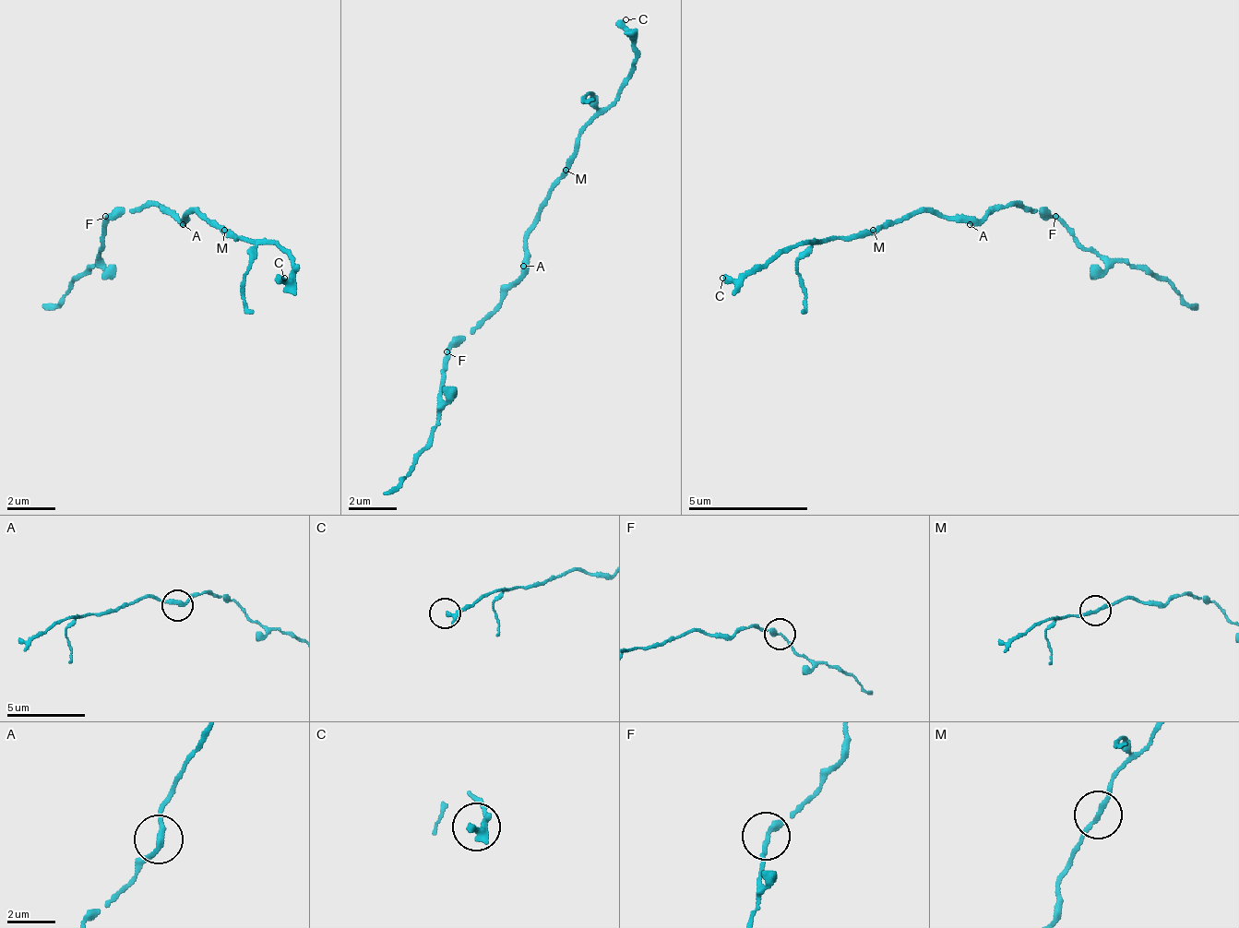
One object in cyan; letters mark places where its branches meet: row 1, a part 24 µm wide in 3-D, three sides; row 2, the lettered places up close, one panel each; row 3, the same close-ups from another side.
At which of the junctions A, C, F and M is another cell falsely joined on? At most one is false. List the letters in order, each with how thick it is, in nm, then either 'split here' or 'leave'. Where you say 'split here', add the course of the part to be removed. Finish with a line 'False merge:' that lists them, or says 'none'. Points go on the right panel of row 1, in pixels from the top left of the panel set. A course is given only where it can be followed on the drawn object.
A: 240 nm | leave
C: 340 nm | leave
F: 240 nm | leave
M: 200 nm | leave
False merge: none

